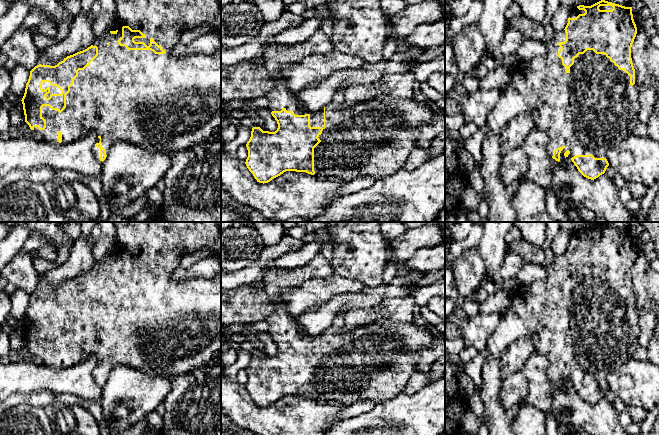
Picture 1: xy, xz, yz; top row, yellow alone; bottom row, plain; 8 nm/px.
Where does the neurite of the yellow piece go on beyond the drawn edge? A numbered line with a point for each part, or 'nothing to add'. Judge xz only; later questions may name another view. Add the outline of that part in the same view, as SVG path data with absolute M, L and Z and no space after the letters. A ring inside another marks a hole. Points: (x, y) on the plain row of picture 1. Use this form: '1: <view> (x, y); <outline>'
1: xz (374, 362); M321 253L316 255L304 265L292 270L271 269L263 279L265 292L273 306L278 308L267 318L268 333L272 335L281 335L285 332L287 335L293 335L295 339L310 339L311 351L322 351L322 358L319 359L321 366L314 372L314 395L338 402L345 406L352 405L359 401L372 400L377 403L392 399L403 392L411 375L416 371L415 366L418 362L418 353L422 348L430 347L435 336L429 330L419 329L414 323L398 323L394 320L377 321L371 325L363 326L354 330L345 330L344 314L338 314L334 317L332 324L324 331L316 334L314 337L306 337L298 329L296 316L288 314L285 309L277 302L278 298L289 288L303 285L308 280L324 279L334 274L331 262Z

